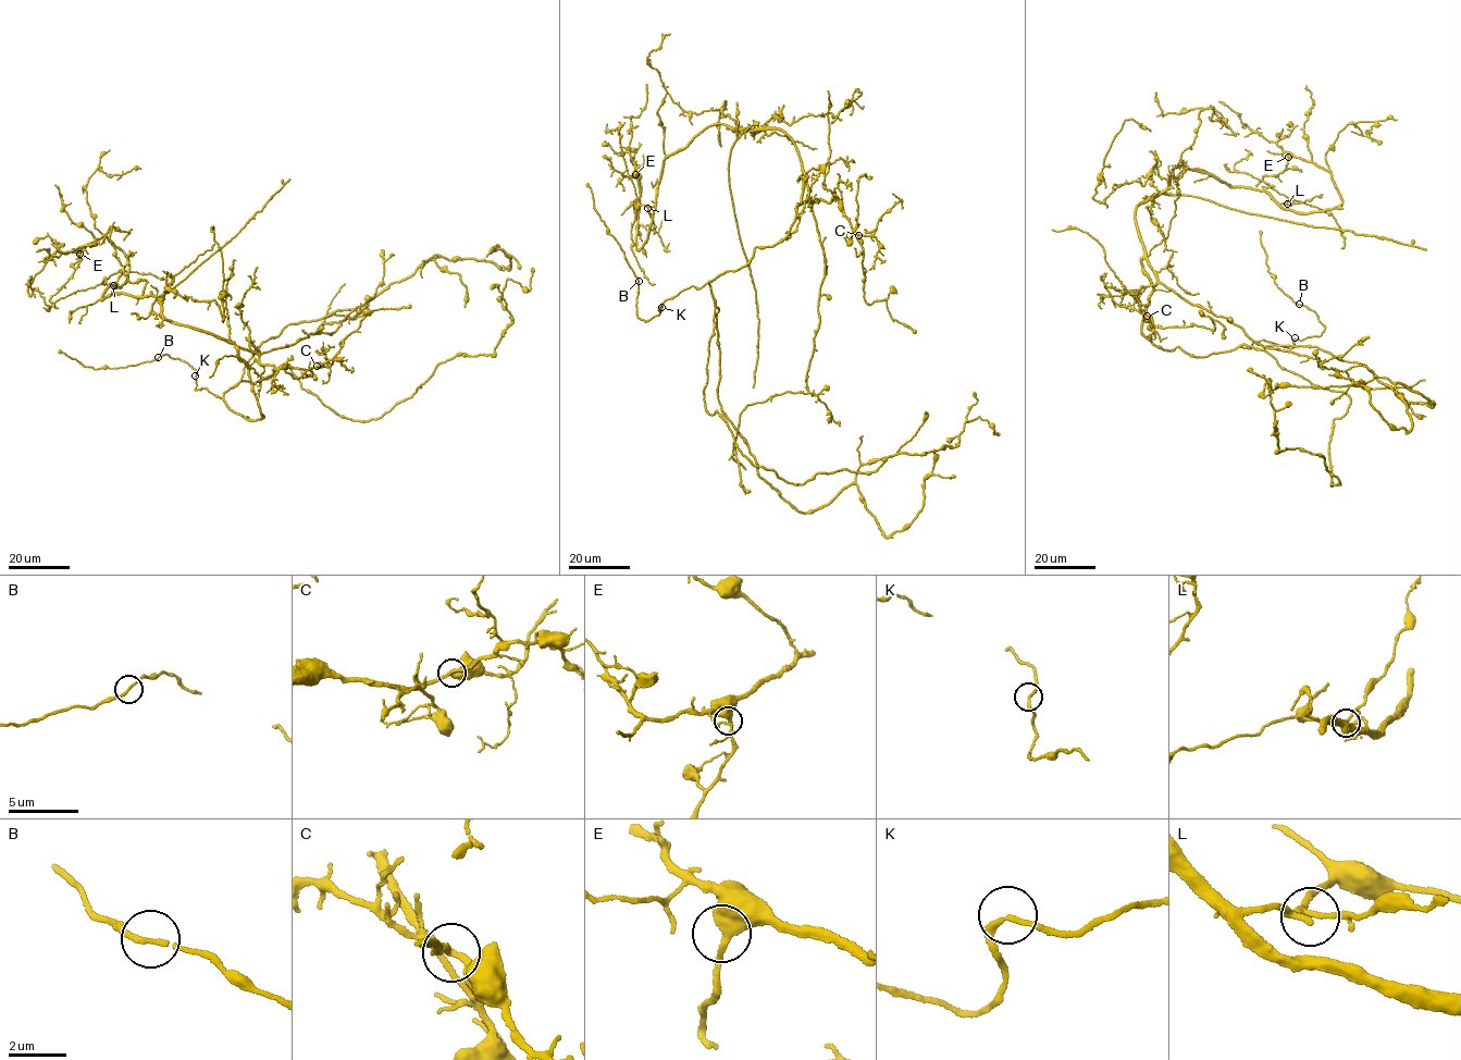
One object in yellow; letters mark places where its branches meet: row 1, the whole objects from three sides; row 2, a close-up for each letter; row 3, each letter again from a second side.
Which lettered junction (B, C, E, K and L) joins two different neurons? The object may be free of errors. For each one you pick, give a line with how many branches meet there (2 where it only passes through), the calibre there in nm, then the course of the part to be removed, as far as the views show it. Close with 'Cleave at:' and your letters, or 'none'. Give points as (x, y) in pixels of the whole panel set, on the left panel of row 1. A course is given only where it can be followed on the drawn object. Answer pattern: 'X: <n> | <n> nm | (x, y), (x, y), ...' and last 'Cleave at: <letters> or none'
Cleave at: none

